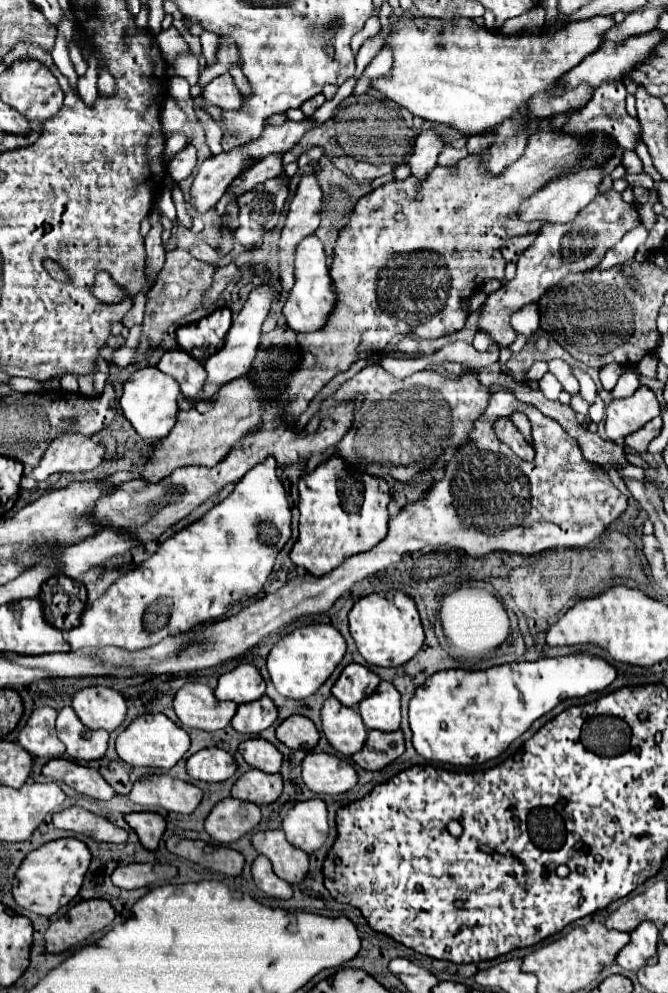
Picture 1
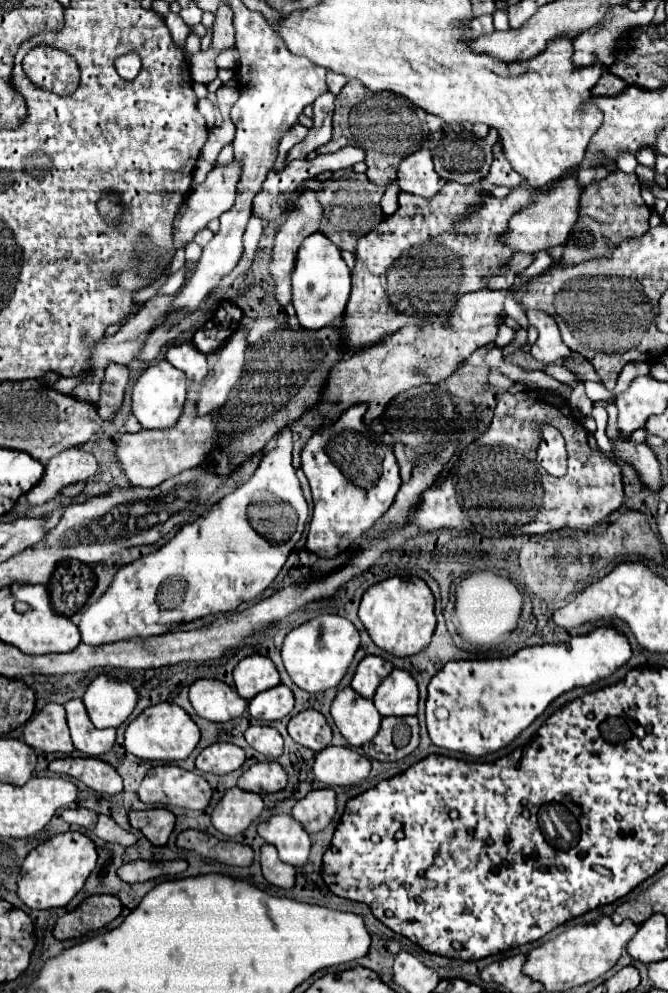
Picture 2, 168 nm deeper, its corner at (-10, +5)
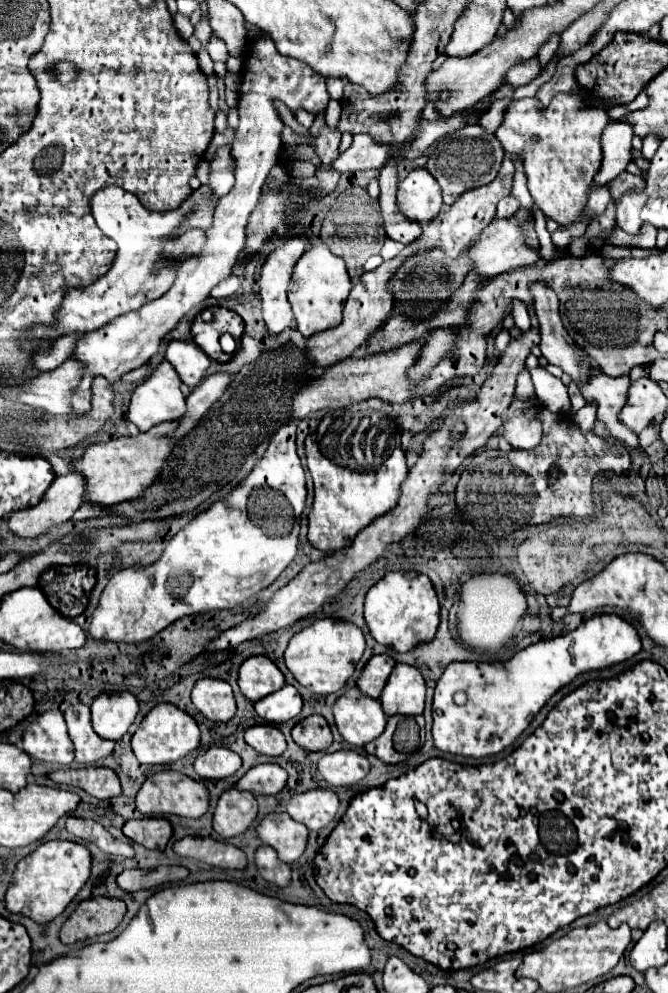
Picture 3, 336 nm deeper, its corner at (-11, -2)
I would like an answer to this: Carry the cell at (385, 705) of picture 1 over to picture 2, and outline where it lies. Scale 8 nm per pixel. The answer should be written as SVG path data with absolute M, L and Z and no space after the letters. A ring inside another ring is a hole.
M393 668L391 674L379 684L373 702L381 716L417 714L419 688L415 678L403 668Z

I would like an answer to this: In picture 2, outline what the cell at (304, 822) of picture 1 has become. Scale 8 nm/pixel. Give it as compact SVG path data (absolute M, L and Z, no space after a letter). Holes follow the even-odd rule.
M331 788L311 790L293 806L293 818L299 820L309 834L321 832L335 816L335 792Z

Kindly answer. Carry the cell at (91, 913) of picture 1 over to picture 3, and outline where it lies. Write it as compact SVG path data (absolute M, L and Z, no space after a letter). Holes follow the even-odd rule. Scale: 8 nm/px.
M92 897L82 901L60 929L62 943L76 943L88 937L96 937L114 931L126 913L126 905L120 899Z

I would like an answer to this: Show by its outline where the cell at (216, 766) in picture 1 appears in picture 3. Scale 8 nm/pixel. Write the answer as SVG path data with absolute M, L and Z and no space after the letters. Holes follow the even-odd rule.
M210 747L194 761L194 771L202 779L226 779L242 767L240 755L226 747Z

